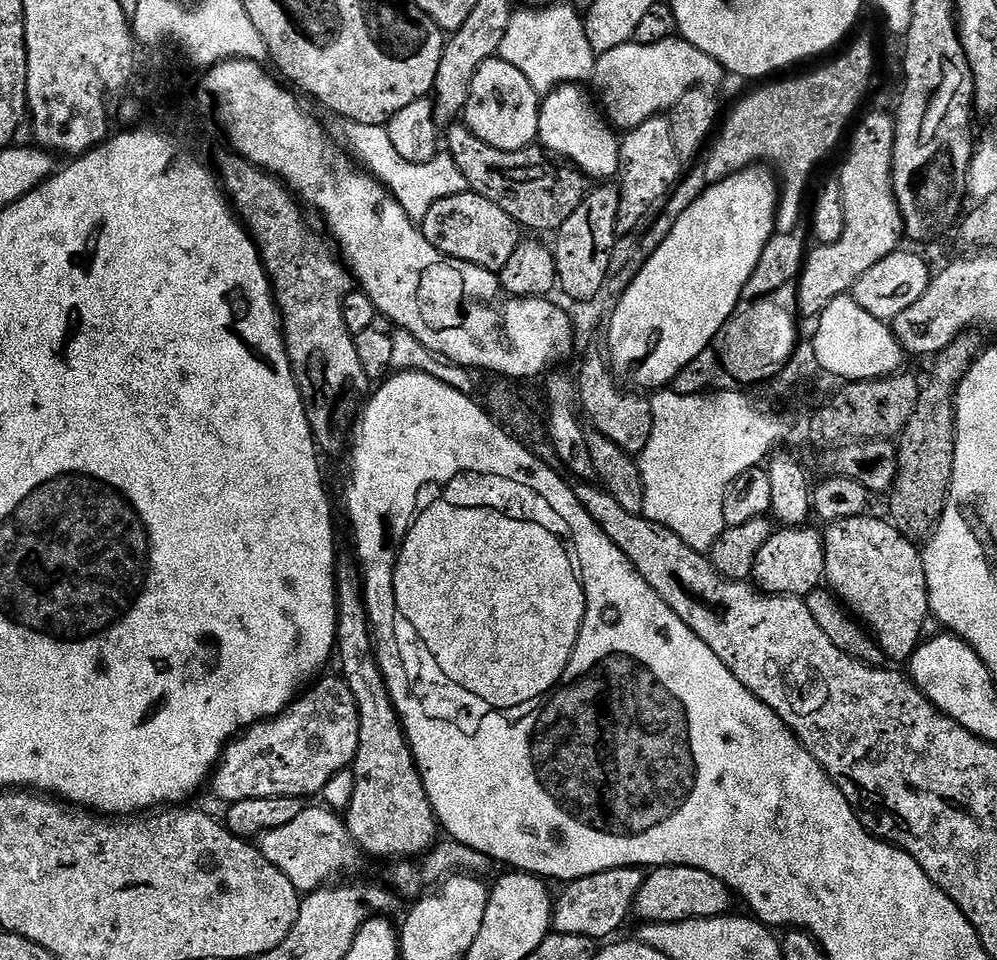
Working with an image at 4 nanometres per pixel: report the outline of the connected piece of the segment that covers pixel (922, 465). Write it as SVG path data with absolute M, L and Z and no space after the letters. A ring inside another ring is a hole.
M969 330L959 336L946 350L936 353L932 377L921 387L914 415L898 437L899 476L887 497L890 523L913 542L927 541L936 531L948 497L952 494L954 450L956 449L956 390L970 366L981 354L981 333Z

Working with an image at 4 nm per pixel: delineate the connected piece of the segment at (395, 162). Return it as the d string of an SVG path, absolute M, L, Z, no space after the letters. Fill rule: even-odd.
M348 122L343 127L344 136L348 139L349 146L352 147L351 155L391 192L393 198L402 206L402 210L406 210L410 219L422 222L426 214L430 214L430 206L434 206L434 202L442 198L450 198L459 192L469 191L466 178L449 154L438 154L430 162L421 164L406 162L402 154L394 150L385 125Z

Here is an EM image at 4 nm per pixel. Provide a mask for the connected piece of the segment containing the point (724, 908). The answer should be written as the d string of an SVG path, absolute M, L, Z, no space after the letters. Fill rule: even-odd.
M666 864L653 867L645 875L632 910L635 919L640 919L644 924L665 924L729 915L733 911L732 900L732 889L726 886L726 882L714 878L714 874L694 866Z

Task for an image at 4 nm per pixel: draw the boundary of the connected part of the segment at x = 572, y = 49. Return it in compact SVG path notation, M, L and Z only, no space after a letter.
M556 4L553 8L544 8L541 12L535 12L532 8L524 8L513 11L512 21L506 30L506 38L502 38L499 59L510 62L517 70L522 70L526 78L530 78L530 86L541 94L547 94L565 84L583 85L591 81L595 74L596 59L598 55L591 49L587 32L584 29L585 21L581 13L578 14L568 4Z

